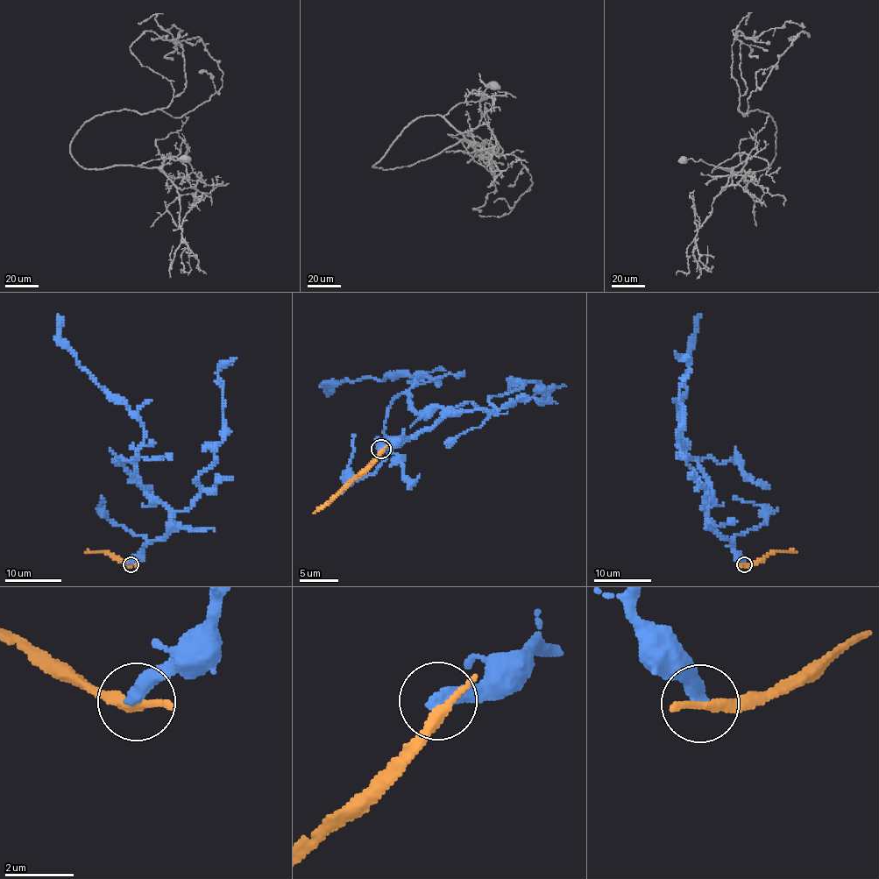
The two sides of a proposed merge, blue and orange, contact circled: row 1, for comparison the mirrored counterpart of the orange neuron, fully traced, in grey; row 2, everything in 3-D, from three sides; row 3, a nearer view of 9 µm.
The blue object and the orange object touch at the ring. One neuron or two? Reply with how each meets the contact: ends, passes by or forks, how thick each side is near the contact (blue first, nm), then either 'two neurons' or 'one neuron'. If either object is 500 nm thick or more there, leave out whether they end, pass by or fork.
blue ends there; orange passes by; 440 nm thick on the blue side, 240 nm on the other; two neurons

